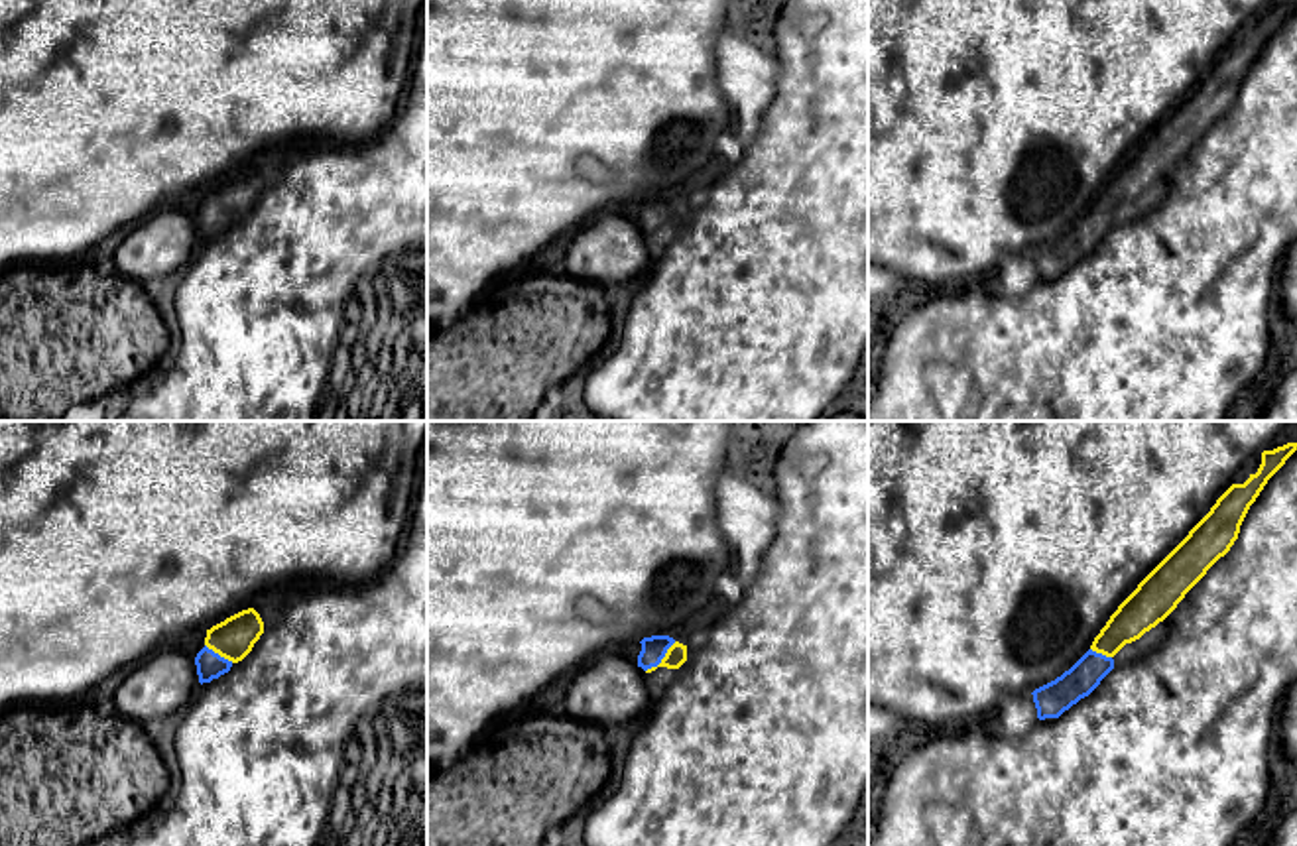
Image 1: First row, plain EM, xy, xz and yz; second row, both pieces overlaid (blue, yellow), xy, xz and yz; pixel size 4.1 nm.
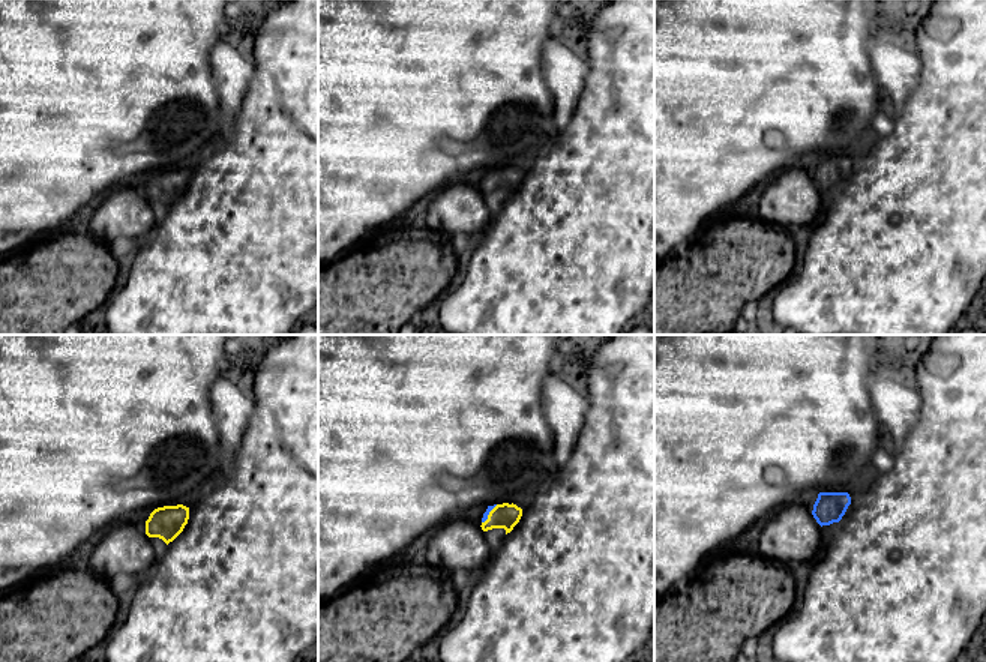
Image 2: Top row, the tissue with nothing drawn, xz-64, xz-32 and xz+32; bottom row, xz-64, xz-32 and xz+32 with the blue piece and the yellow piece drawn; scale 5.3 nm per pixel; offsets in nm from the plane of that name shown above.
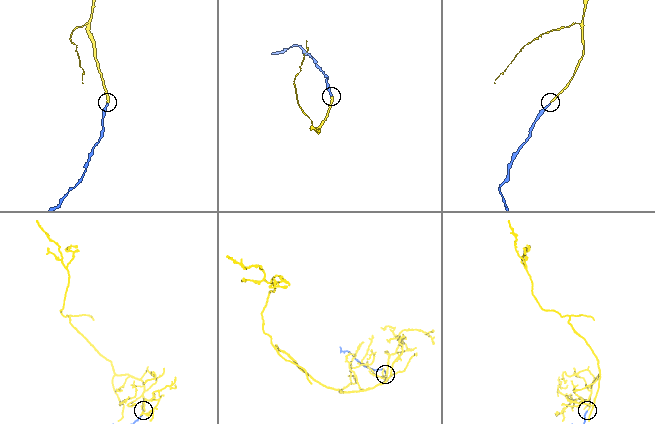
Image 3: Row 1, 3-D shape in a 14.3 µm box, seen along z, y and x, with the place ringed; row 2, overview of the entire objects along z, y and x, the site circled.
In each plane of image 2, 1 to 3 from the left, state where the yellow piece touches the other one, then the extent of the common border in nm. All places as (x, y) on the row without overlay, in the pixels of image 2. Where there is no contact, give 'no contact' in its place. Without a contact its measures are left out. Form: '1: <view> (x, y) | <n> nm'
1: no contact
2: xz-32 (488, 177) | 130 nm
3: no contact

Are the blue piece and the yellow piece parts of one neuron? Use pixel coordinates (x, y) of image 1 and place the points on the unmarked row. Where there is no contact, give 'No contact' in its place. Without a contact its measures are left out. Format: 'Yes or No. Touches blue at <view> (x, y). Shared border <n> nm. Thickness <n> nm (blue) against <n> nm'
Yes. Touches blue at xz (662, 217). Shared border 180 nm. Thickness 100 nm (blue) against 90 nm

